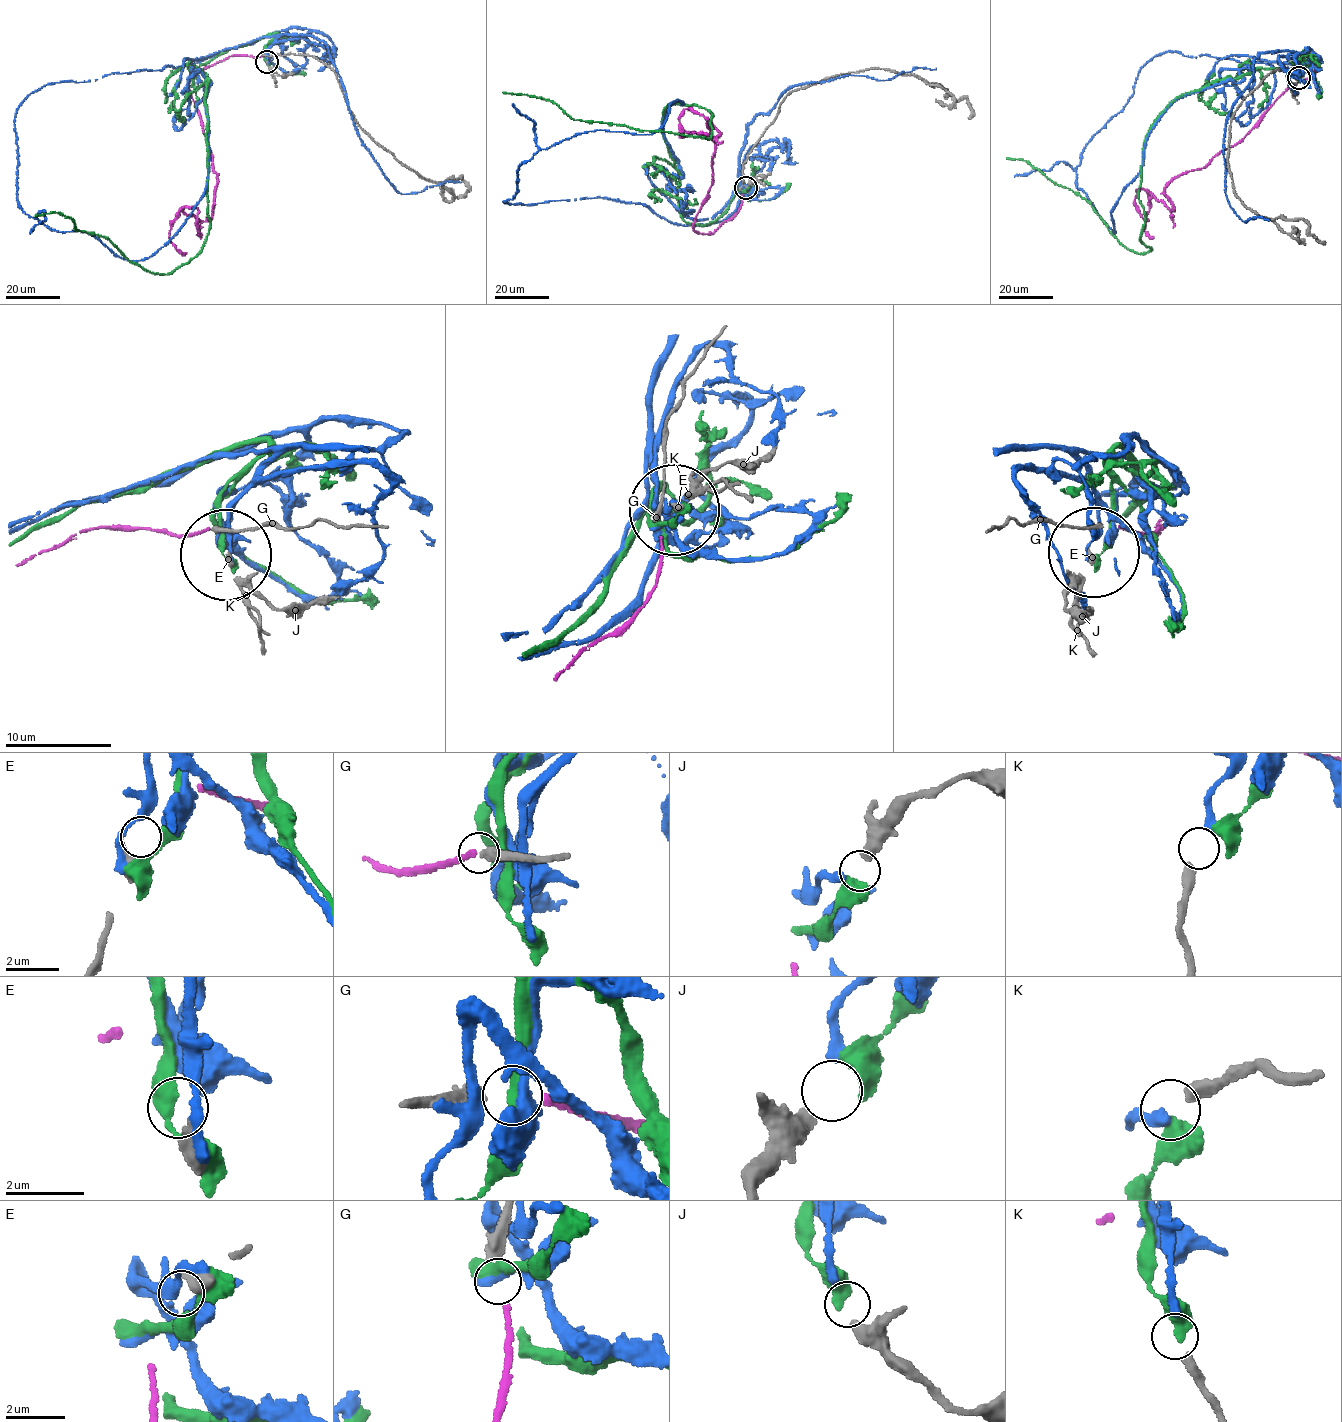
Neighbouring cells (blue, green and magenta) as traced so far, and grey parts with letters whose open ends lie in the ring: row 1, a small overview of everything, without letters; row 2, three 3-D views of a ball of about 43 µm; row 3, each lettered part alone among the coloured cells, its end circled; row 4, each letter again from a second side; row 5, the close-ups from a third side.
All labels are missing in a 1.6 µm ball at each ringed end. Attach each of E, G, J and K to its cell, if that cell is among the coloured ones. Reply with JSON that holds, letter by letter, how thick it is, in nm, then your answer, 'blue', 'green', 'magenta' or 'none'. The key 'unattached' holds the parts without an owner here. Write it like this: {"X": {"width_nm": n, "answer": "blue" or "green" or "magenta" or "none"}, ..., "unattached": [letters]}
{"E": {"width_nm": 320, "answer": "none"}, "G": {"width_nm": 380, "answer": "none"}, "J": {"width_nm": 480, "answer": "green"}, "K": {"width_nm": 360, "answer": "blue"}, "unattached": ["E", "G"]}

